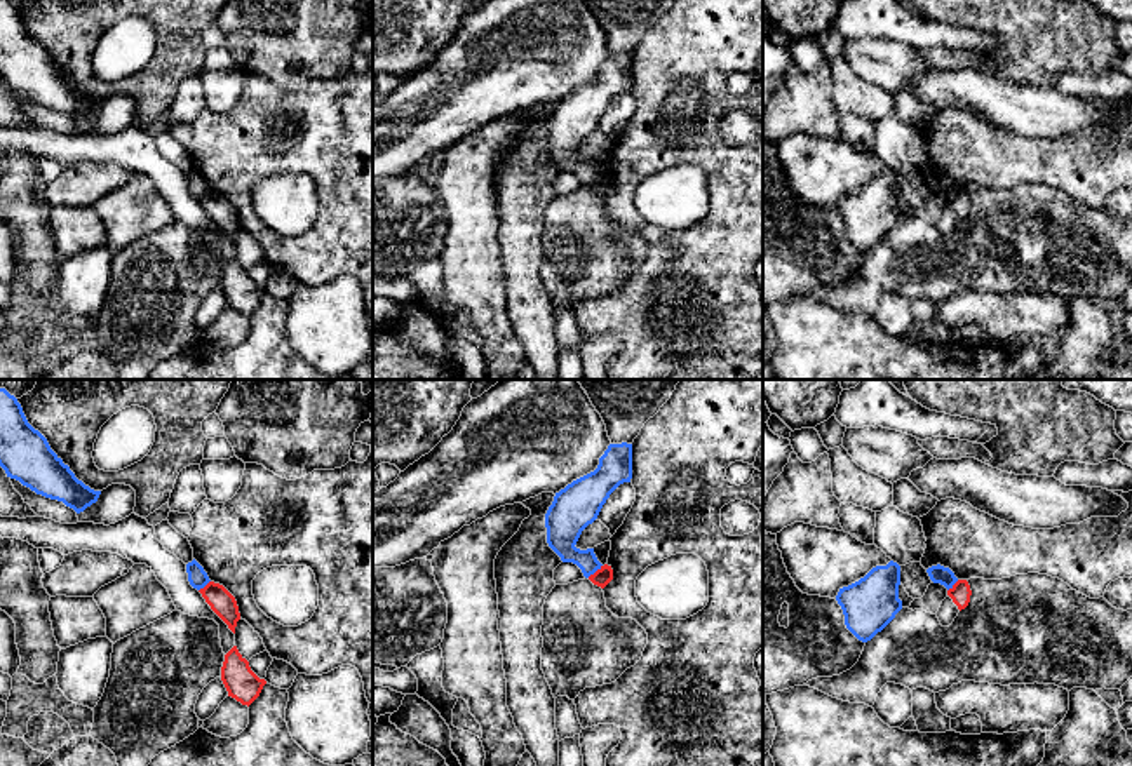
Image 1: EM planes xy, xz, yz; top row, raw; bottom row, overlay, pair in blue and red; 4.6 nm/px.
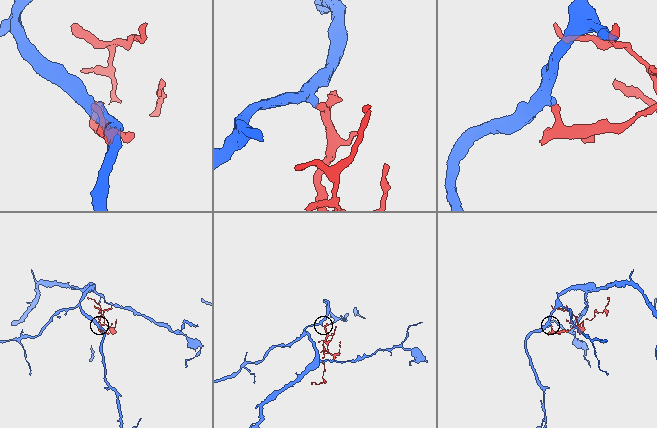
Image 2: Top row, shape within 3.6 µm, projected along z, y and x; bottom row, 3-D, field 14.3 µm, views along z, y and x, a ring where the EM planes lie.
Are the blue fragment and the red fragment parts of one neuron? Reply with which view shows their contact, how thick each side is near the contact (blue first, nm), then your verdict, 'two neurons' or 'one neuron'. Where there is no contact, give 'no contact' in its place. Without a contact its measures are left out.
xz | 160/80 nm | two neurons

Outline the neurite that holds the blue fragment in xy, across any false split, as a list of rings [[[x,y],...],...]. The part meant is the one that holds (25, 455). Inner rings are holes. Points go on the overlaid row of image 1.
[[[0,388],[0,467],[7,477],[37,494],[63,501],[77,514],[101,494],[75,477],[47,439],[28,423],[21,404],[5,388]]]

